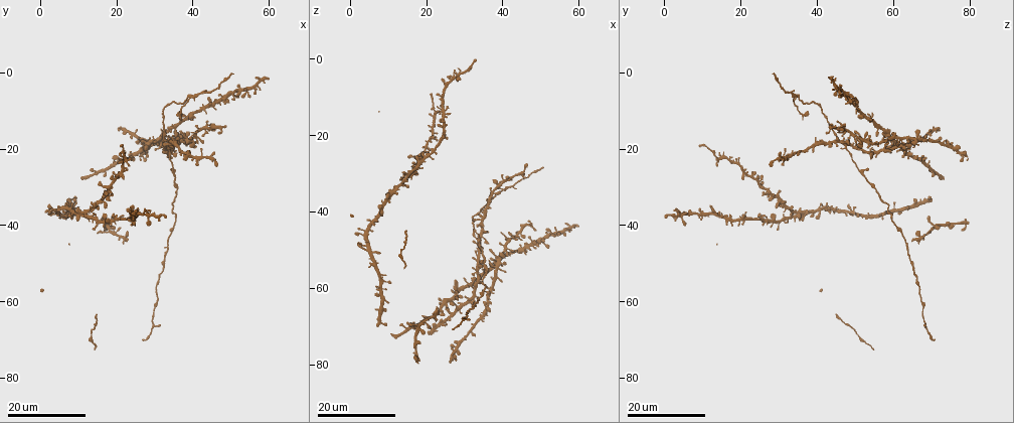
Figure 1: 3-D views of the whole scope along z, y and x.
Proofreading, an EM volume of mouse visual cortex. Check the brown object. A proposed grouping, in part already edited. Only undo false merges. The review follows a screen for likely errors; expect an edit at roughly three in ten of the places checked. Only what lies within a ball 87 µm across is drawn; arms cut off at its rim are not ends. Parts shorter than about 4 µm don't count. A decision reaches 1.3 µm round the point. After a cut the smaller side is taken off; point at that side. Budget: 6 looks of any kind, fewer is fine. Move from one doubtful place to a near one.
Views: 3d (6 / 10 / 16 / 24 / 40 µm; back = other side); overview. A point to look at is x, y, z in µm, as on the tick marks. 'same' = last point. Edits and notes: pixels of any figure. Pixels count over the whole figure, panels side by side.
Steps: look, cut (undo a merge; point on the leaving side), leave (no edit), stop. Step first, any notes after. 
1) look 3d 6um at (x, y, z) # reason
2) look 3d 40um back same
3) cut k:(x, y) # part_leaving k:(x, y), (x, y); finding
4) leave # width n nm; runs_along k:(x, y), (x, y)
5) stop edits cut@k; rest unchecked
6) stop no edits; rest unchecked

look 3d 24um at (46.5, 14.5, 43.0) # sudden change in width

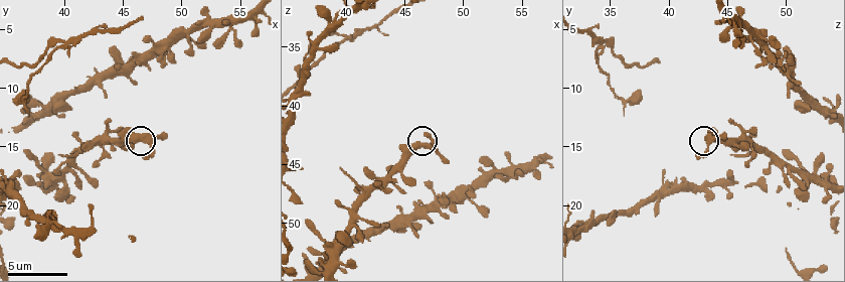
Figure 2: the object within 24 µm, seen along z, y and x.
look 3d 10um at (46.6, 14.4, 43.4)

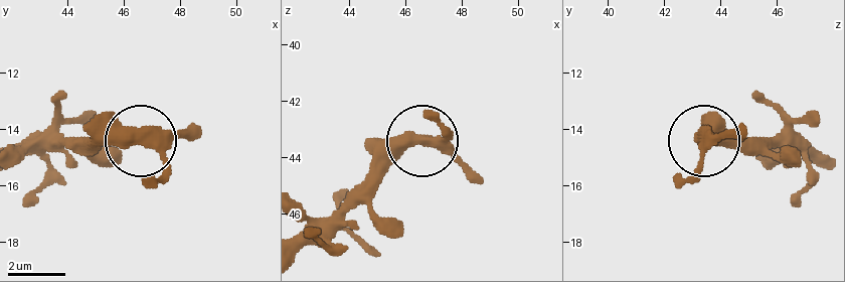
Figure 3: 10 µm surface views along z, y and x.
look 3d 10um back at (46.5, 14.4, 43.3)

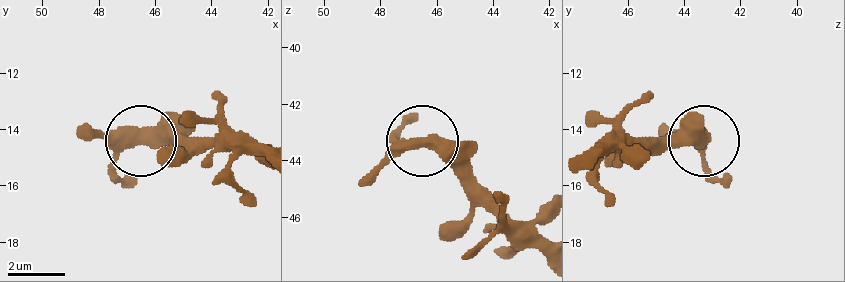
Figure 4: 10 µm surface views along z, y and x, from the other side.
leave # arms 3; continuous, no second neuron

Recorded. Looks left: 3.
look 3d 10um at (39.8, 6.6, 34.0) # small branch off a trunk

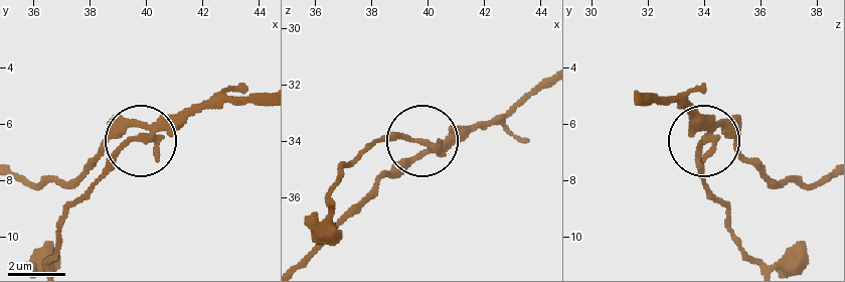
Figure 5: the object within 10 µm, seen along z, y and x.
look 3d 6um at (39.8, 6.5, 34.1)

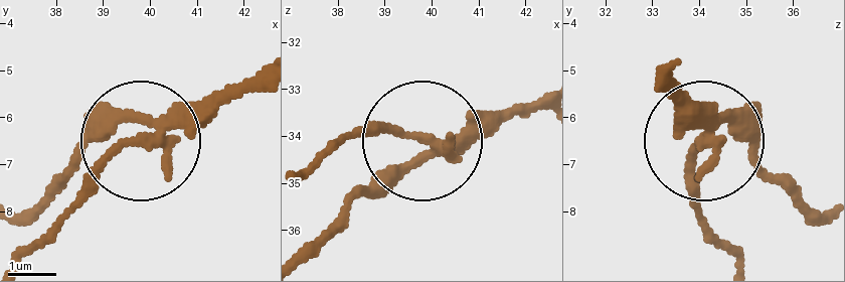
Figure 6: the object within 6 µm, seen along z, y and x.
cut 6:(96, 181) # side_arm 8 um; part_leaving 6:(155, 136), (111, 160), (26, 256); a second neuron is stuck on

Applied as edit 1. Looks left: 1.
stop edits cut@6; rest unchecked

